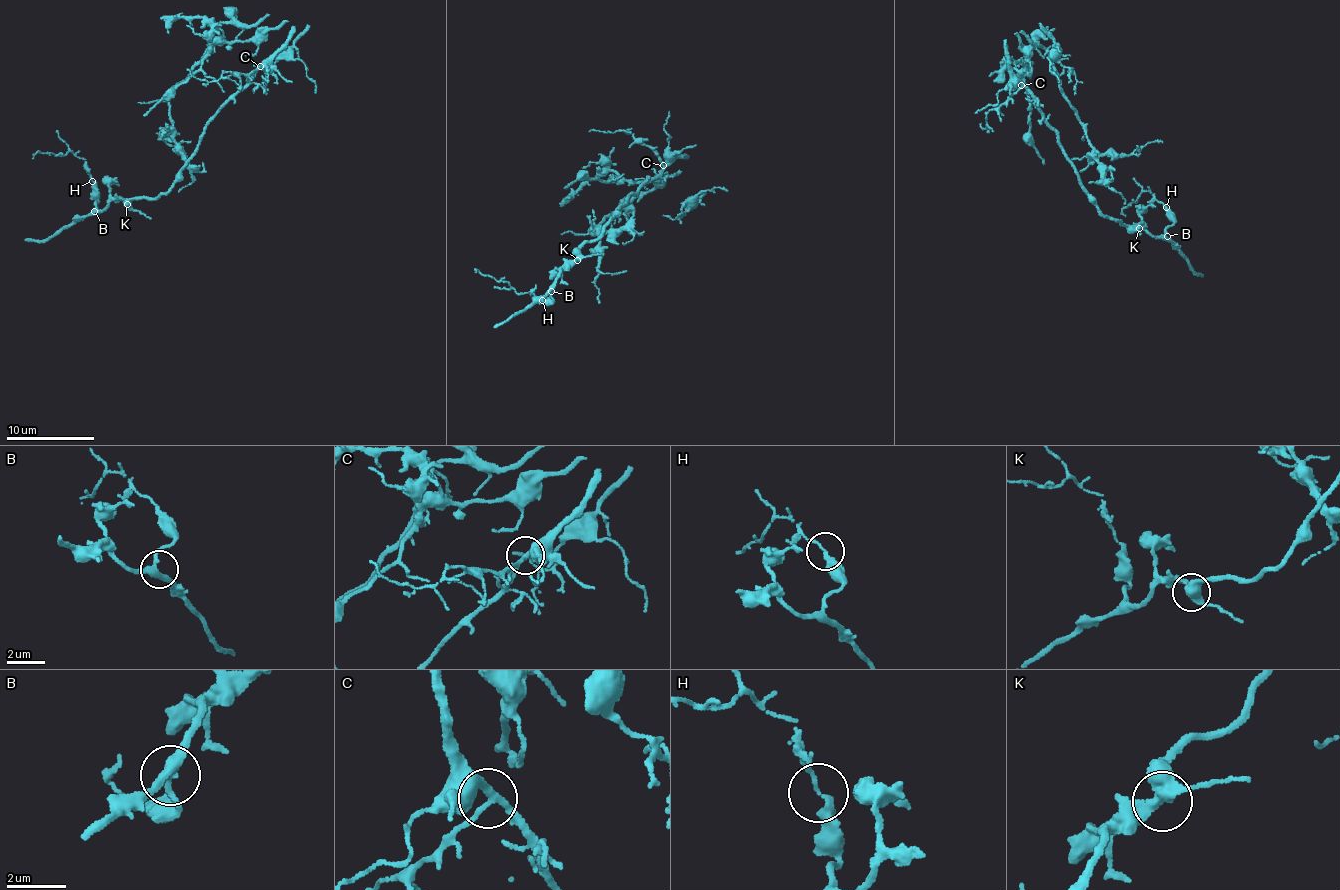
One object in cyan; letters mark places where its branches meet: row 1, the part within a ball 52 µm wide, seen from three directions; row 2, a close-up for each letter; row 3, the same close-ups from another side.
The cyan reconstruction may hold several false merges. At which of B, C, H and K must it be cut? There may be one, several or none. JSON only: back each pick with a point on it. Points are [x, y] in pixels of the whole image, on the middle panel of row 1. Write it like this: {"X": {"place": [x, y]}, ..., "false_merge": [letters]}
{"false_merge": []}

